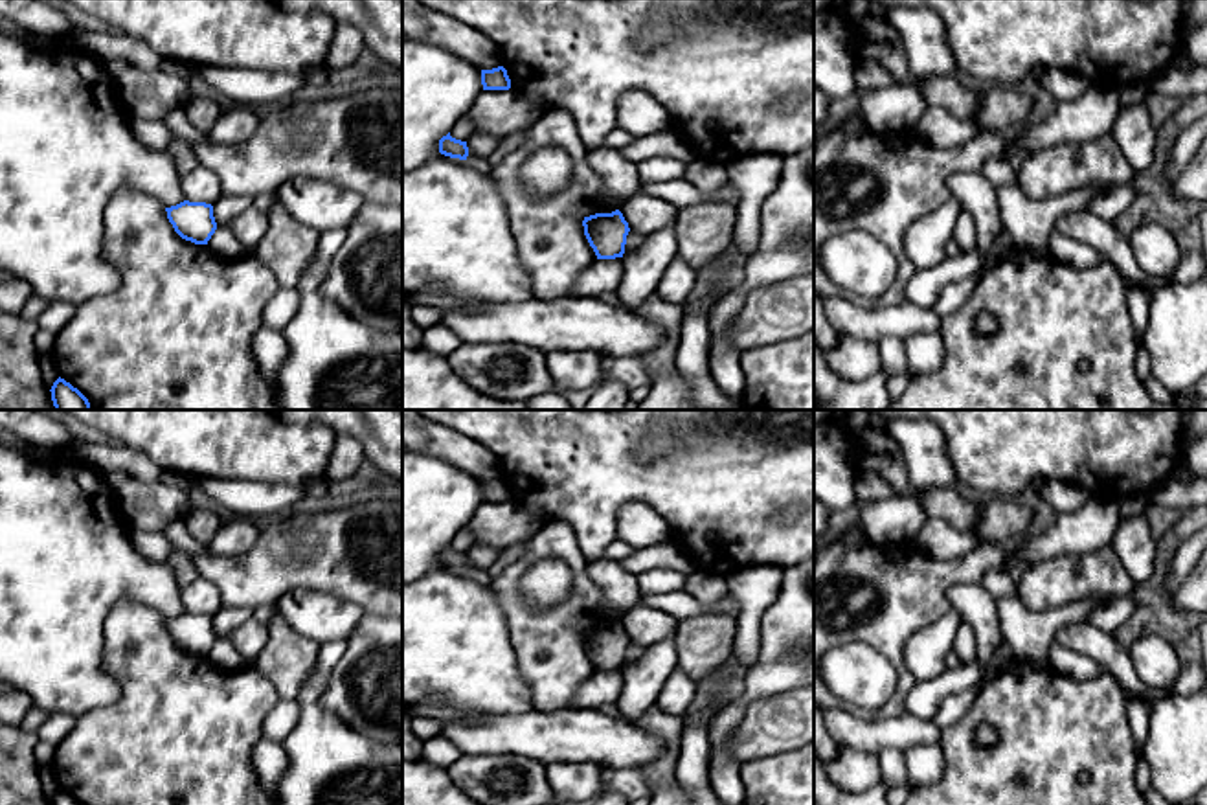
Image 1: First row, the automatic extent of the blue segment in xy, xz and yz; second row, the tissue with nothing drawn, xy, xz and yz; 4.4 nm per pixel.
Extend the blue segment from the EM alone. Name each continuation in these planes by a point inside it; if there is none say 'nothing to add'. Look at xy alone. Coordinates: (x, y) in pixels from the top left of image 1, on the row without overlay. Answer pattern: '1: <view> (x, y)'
nothing to add

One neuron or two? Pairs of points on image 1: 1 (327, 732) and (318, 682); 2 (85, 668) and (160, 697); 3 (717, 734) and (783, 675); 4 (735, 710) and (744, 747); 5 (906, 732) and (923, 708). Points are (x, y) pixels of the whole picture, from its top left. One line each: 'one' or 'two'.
1: one
2: two
3: one
4: two
5: two

